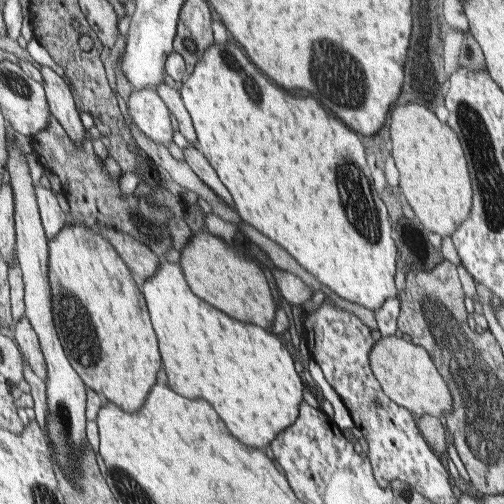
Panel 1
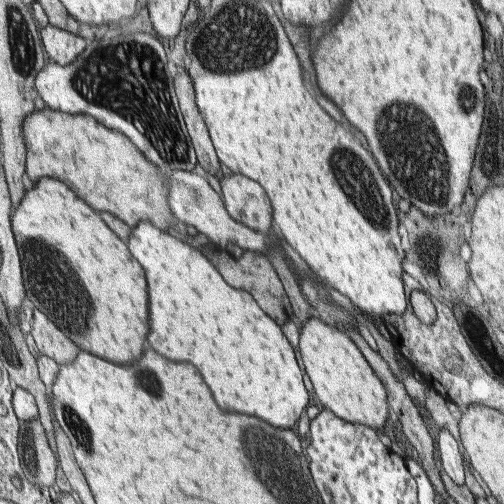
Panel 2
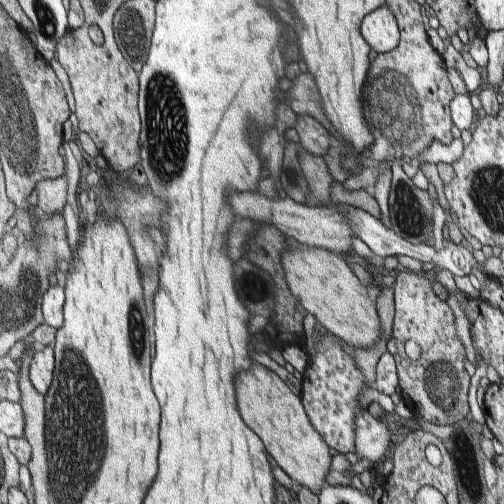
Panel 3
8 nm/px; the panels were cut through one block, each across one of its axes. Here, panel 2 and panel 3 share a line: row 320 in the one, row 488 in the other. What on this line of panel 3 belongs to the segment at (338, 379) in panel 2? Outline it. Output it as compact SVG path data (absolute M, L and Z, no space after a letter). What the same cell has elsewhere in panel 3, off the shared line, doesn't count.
M253 362L247 372L237 374L235 386L237 408L241 418L245 418L245 424L263 440L275 464L291 480L299 482L299 486L305 486L309 492L319 494L319 490L325 486L325 478L331 468L331 454L327 448L329 444L325 444L323 436L313 428L301 404L301 398L291 394L291 390L281 384L281 380L273 372L259 366L257 362Z

